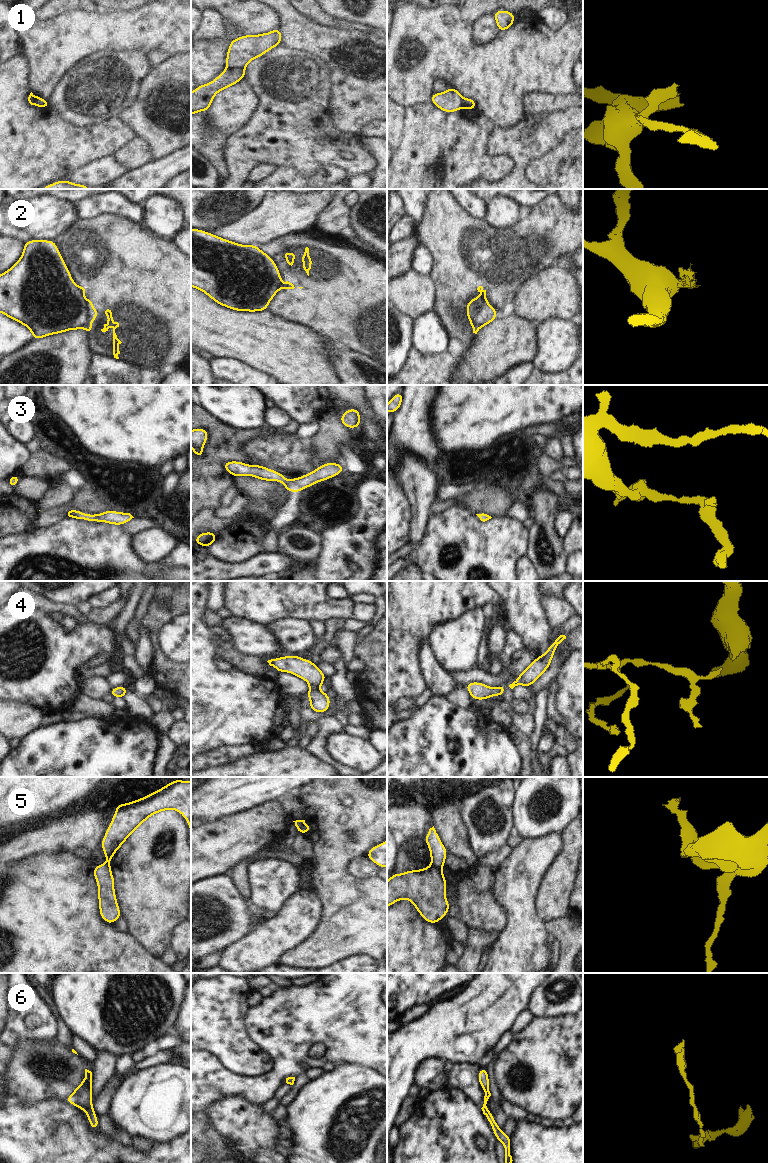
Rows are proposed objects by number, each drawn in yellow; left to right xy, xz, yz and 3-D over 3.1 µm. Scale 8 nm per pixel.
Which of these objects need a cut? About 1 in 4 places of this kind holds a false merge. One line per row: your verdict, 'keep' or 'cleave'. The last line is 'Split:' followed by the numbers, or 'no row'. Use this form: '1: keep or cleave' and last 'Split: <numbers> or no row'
1: cleave
2: cleave
3: keep
4: keep
5: cleave
6: keep
Split: 1, 2, 5

